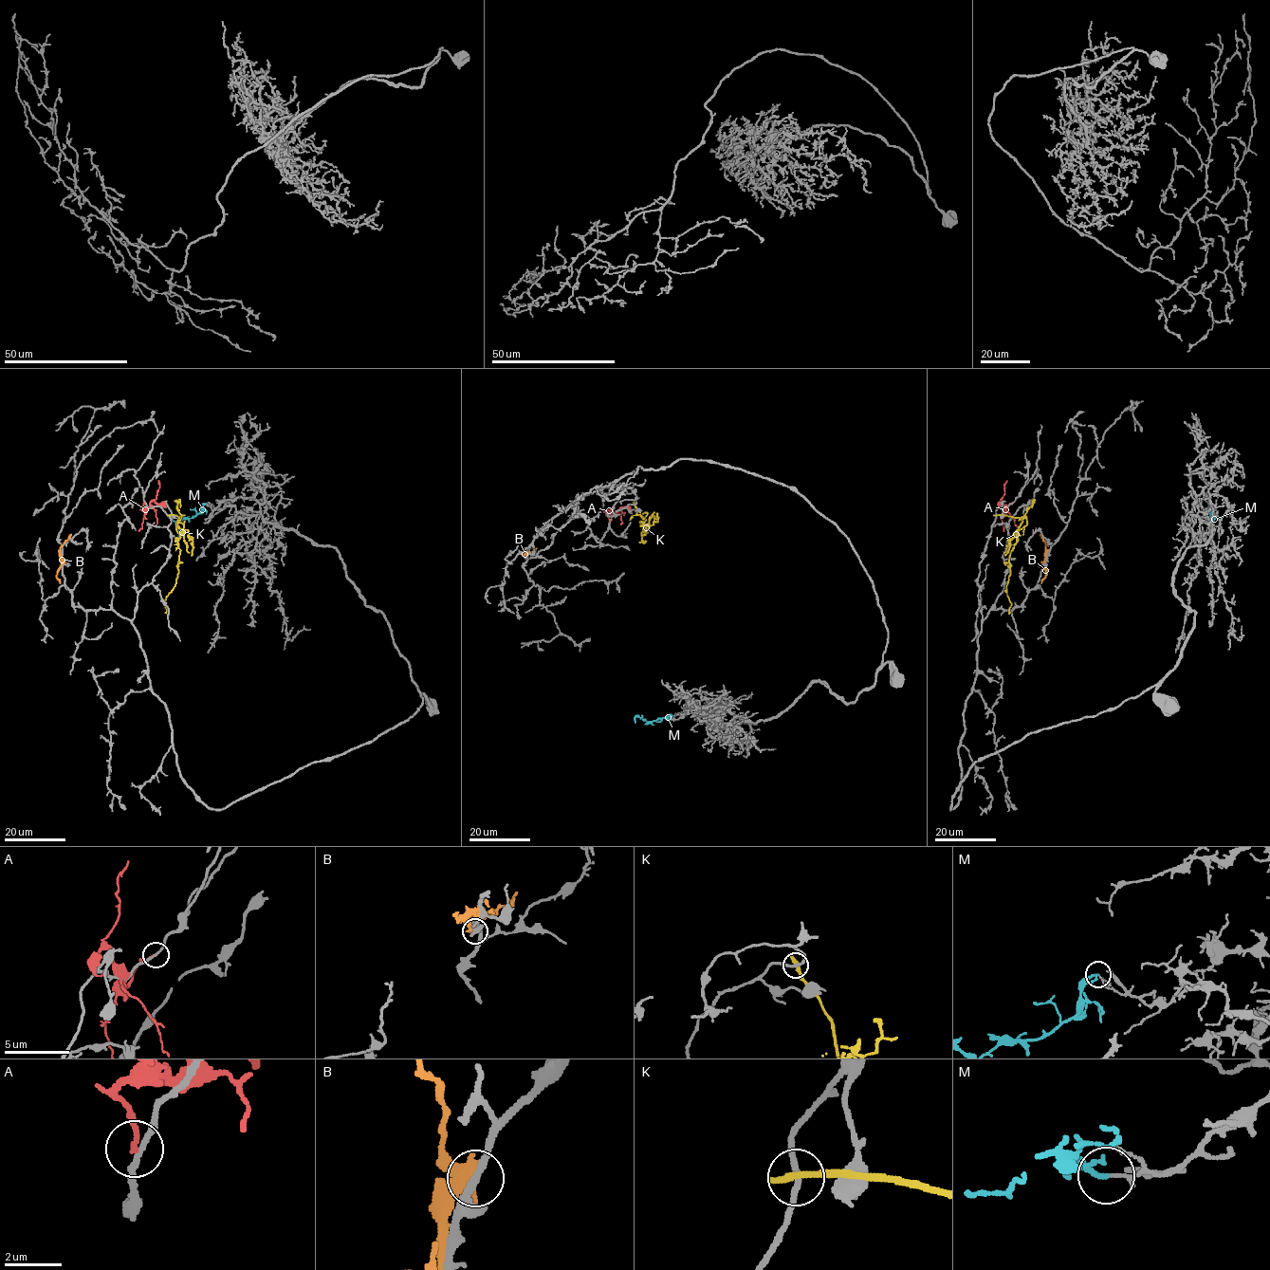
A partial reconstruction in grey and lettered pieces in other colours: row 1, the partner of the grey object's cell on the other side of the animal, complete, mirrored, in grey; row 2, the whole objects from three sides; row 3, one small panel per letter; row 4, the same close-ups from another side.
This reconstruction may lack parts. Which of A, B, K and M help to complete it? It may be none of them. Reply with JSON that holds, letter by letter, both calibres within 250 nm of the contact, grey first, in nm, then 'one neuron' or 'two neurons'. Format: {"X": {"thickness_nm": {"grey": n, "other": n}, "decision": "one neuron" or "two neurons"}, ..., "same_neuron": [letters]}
{"A": {"thickness_nm": {"grey": 180, "other": 170}, "decision": "two neurons"}, "B": {"thickness_nm": {"grey": 320, "other": 600}, "decision": "two neurons"}, "K": {"thickness_nm": {"grey": 200, "other": 320}, "decision": "two neurons"}, "M": {"thickness_nm": {"grey": 110, "other": 140}, "decision": "two neurons"}, "same_neuron": []}

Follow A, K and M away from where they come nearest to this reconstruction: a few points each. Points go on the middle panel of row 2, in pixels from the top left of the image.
A: (609, 521), (608, 514), (615, 511), (622, 510), (623, 515)
K: (634, 505), (643, 520), (643, 529), (649, 528), (643, 524), (644, 517), (634, 515), (630, 520), (632, 517)
M: (671, 719), (643, 719)

